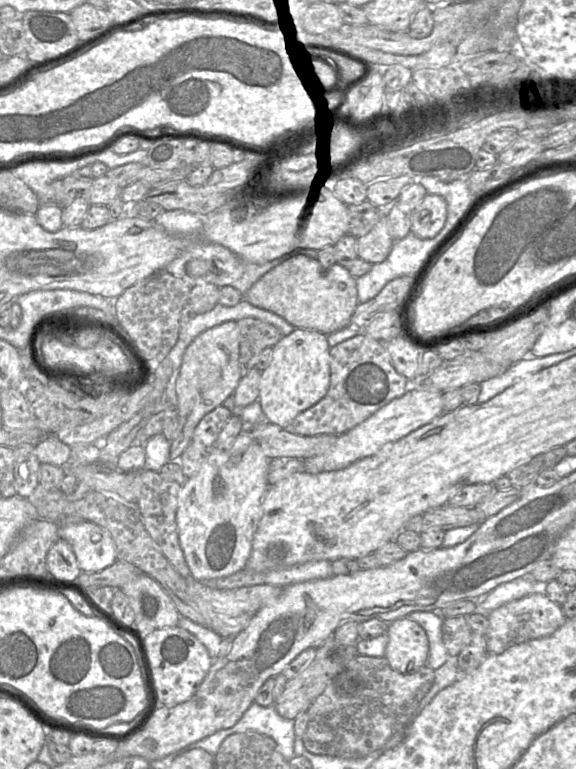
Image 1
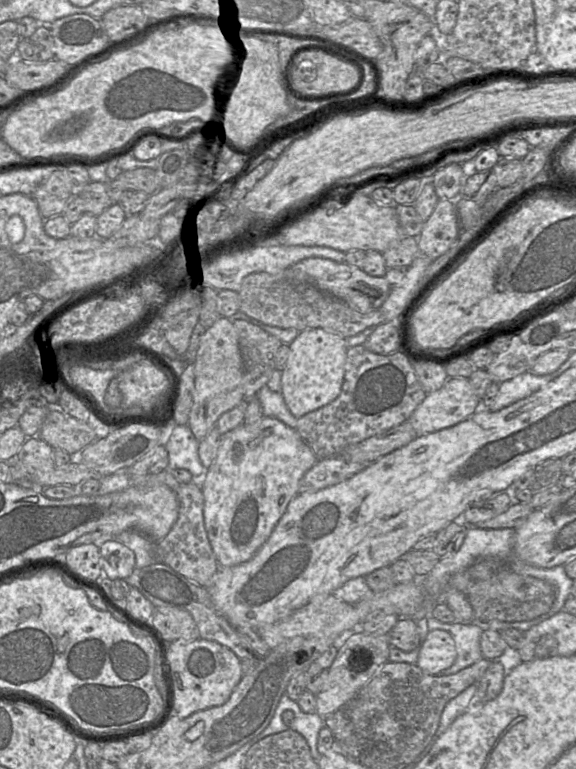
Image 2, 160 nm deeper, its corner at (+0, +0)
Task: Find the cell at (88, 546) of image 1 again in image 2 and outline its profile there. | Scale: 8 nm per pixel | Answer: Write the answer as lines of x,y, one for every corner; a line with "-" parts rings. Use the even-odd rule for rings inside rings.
117,540
98,544
104,576
109,579
127,579
135,569
135,553

